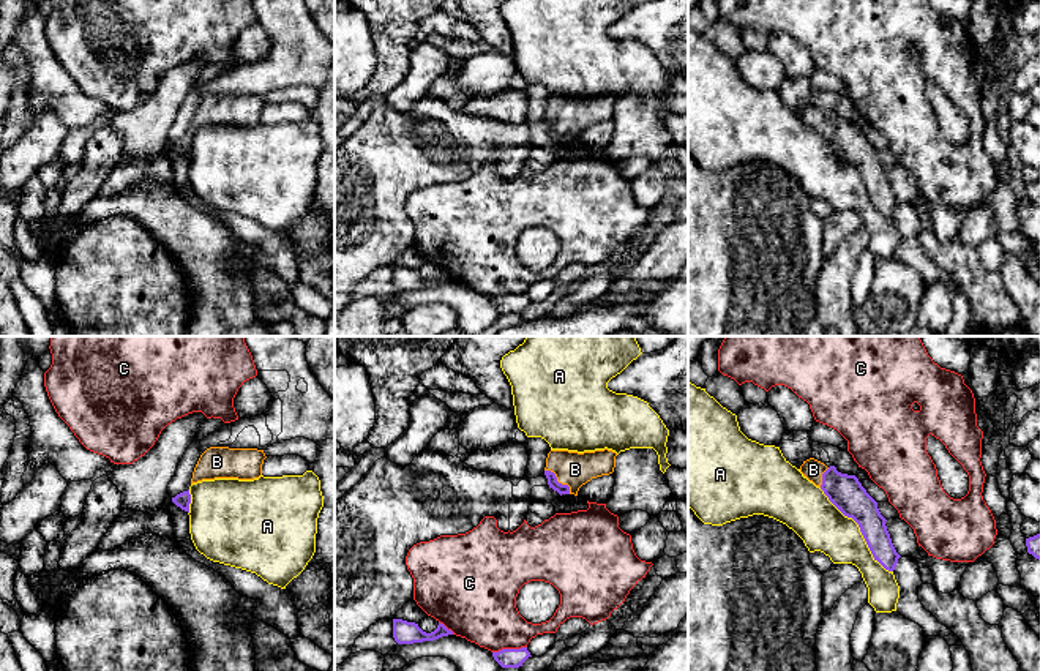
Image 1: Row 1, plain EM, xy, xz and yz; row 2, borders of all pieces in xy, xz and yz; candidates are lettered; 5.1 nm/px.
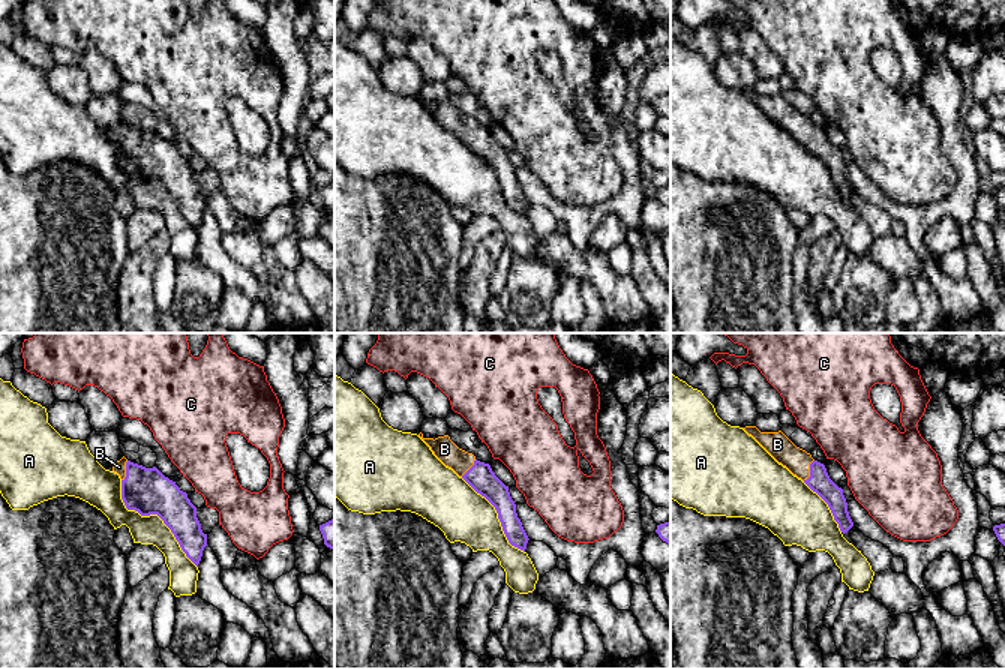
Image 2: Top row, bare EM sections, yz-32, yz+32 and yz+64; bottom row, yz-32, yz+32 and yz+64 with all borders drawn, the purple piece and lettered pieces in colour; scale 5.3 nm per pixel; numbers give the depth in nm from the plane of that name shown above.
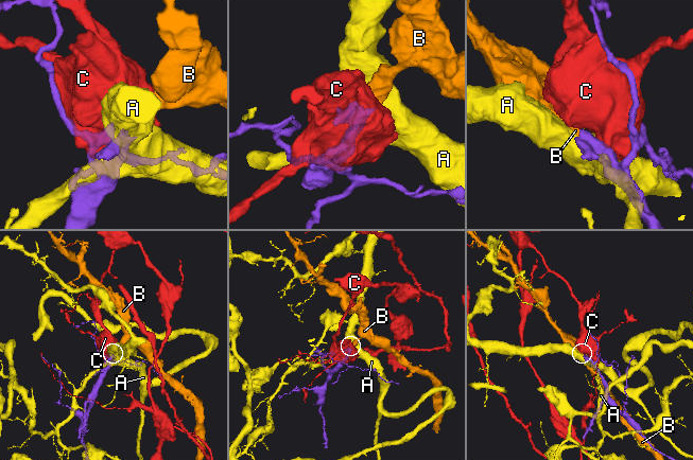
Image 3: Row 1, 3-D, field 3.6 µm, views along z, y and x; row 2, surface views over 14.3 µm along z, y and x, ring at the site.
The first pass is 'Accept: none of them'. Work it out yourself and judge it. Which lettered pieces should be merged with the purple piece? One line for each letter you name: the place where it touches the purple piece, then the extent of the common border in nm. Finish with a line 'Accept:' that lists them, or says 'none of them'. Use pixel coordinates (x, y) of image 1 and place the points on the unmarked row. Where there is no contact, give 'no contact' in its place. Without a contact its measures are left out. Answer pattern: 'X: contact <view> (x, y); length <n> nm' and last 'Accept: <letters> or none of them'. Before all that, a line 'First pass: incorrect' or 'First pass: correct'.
First pass: incorrect
B: contact xz (557, 128); length 180 nm
Accept: B

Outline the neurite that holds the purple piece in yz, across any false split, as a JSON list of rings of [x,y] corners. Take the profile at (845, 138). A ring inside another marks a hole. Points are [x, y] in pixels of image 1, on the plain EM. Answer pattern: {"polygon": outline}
{"polygon": [[[810,104],[800,118],[819,133],[829,147],[847,164],[852,164],[874,204],[885,216],[893,218],[901,204],[890,185],[885,164],[877,148],[866,139],[855,122],[841,120],[835,112]]]}

